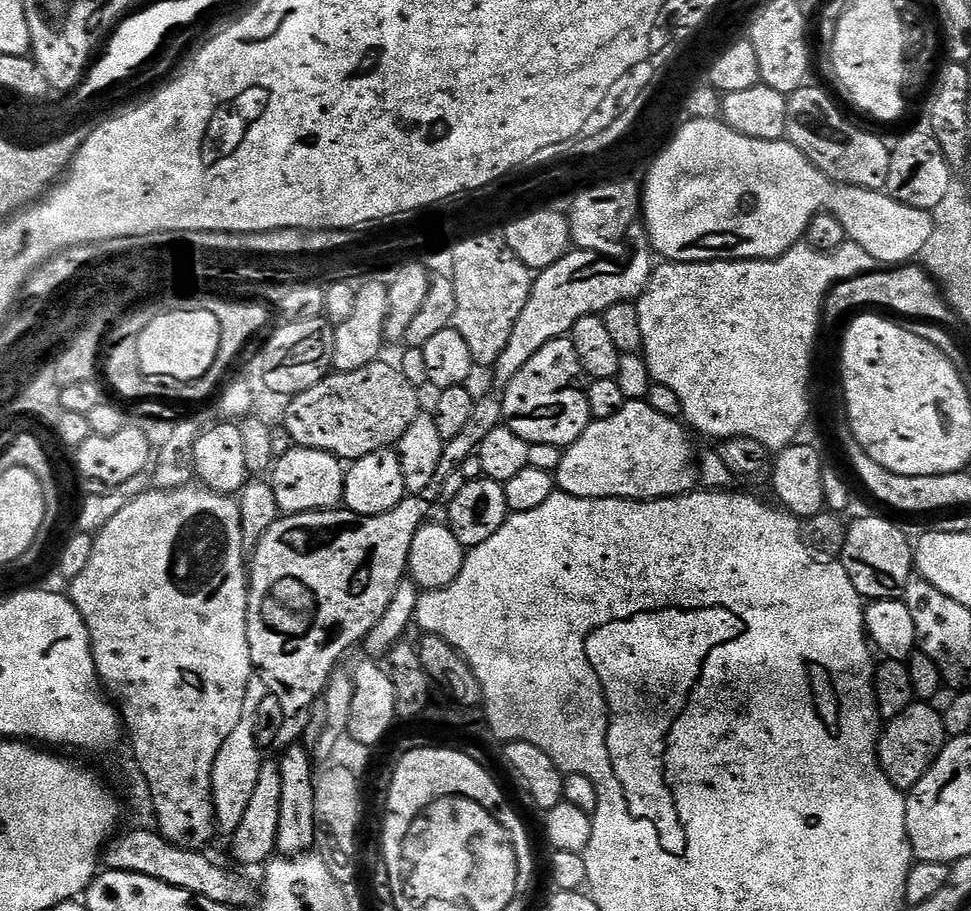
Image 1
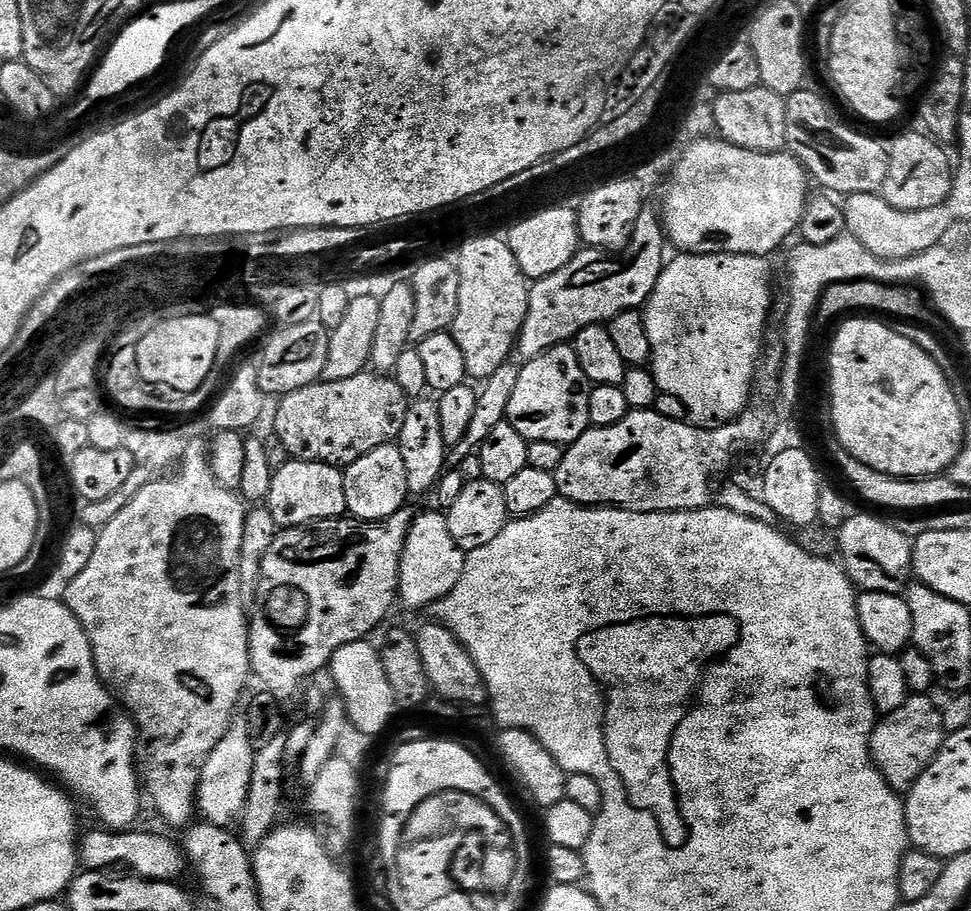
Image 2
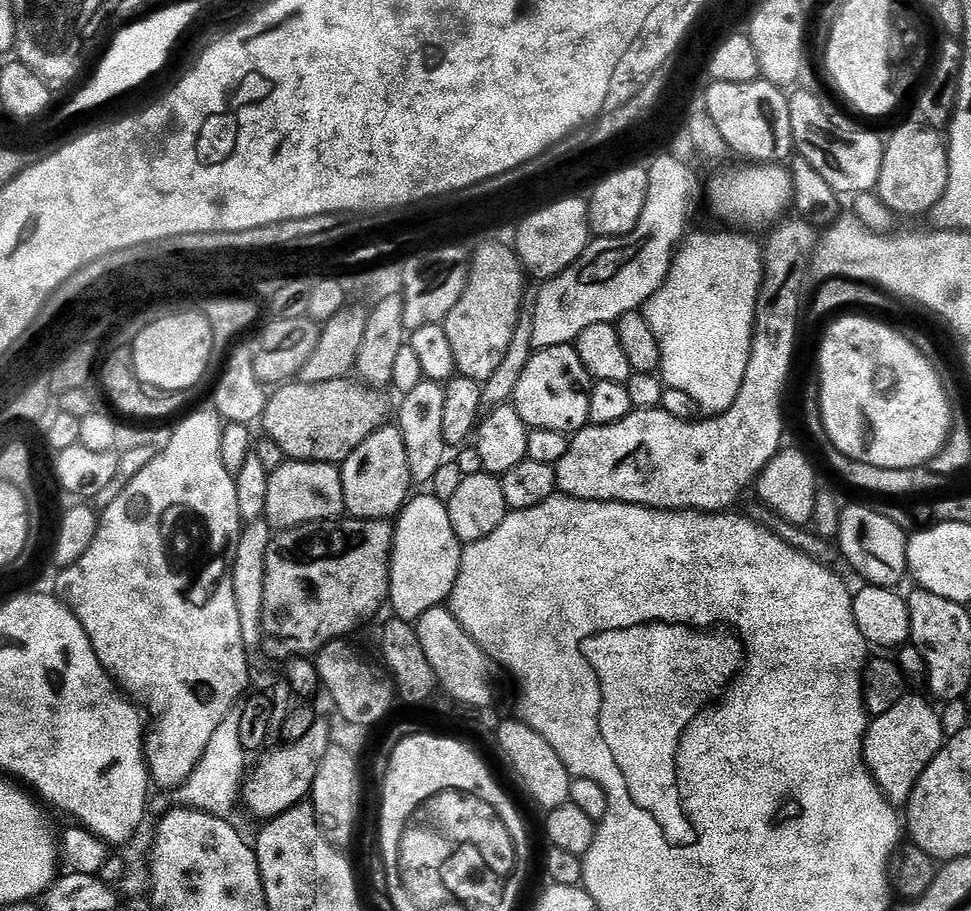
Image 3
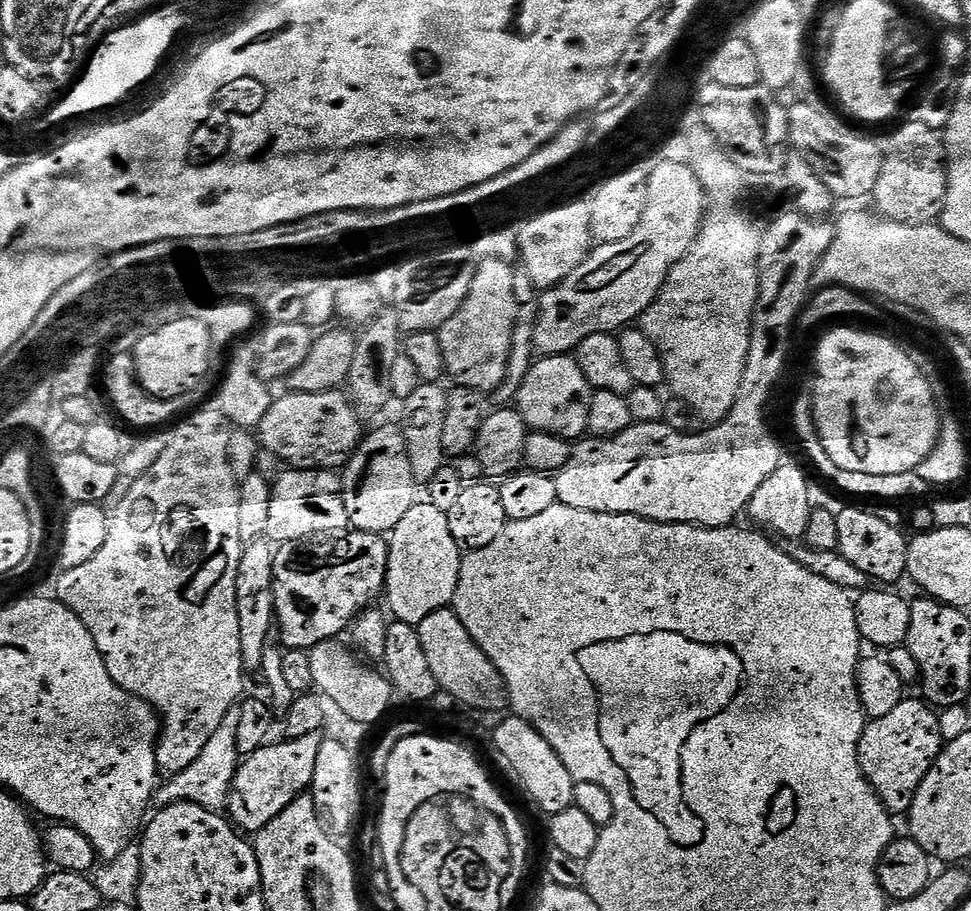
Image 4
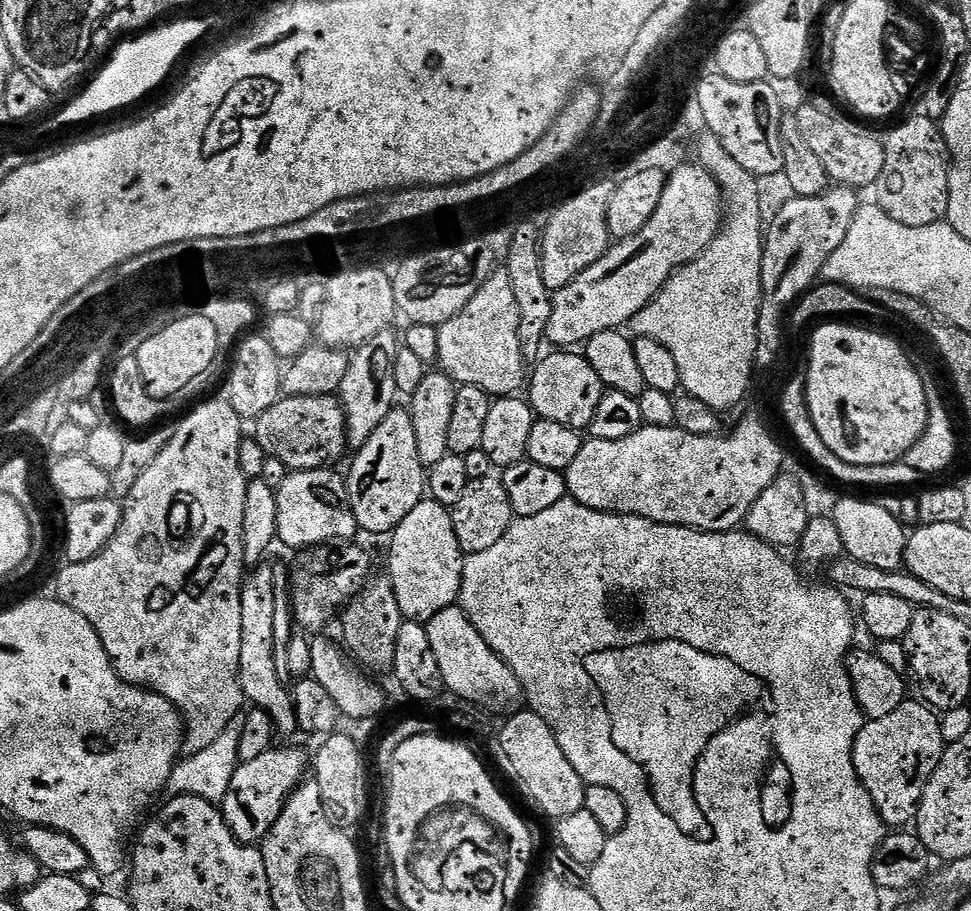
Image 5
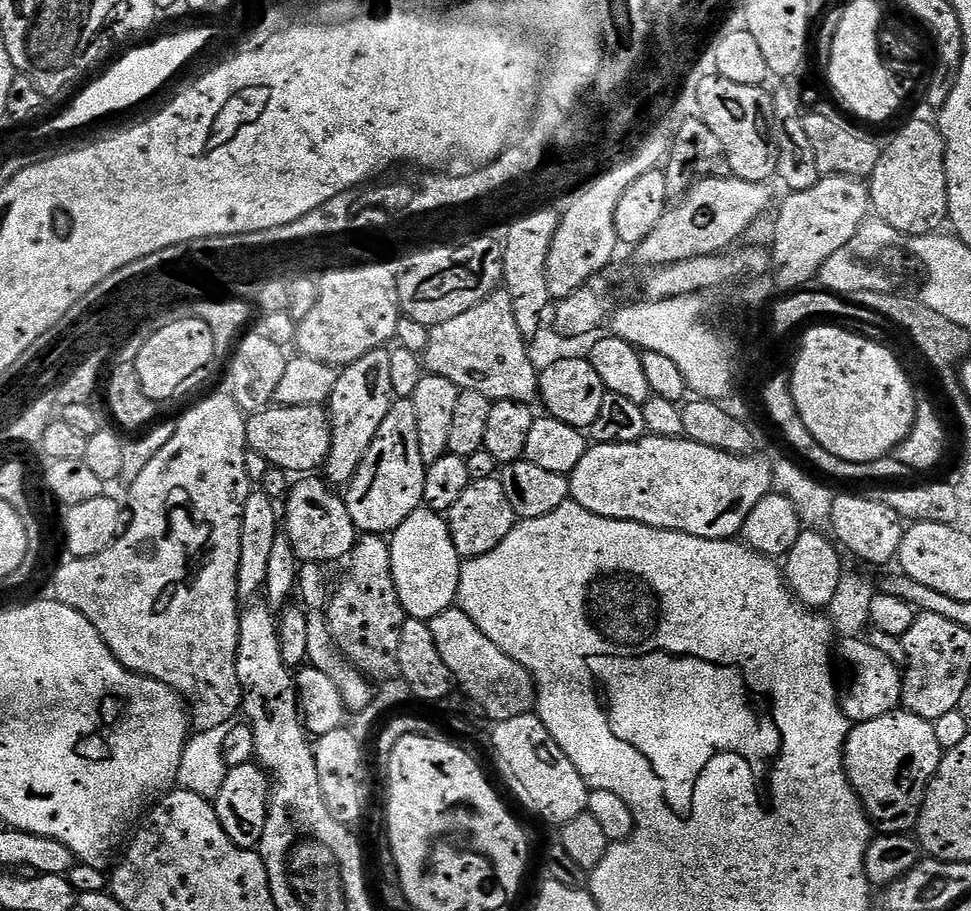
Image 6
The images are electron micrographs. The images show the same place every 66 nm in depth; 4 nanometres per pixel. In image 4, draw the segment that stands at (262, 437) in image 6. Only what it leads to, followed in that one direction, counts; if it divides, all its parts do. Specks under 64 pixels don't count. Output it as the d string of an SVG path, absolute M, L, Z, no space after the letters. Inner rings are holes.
M288 390L285 391L285 393L285 396L277 395L275 399L273 399L272 405L269 410L267 410L265 417L262 418L258 427L258 439L261 445L265 448L269 448L270 450L274 450L276 457L285 465L299 466L301 468L324 468L325 466L336 466L332 464L338 463L340 459L343 461L345 458L351 457L352 453L360 447L360 441L363 440L366 435L366 428L363 428L363 426L360 425L360 416L356 413L356 411L358 411L357 405L353 403L347 395L344 397L342 394L343 391L331 390L324 392L293 392Z

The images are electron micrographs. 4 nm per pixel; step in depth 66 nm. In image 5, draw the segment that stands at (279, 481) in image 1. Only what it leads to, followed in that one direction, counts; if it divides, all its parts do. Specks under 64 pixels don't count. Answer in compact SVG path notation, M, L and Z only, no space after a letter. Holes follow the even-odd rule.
M331 467L305 472L289 471L286 482L276 489L278 502L279 543L288 548L309 548L327 545L327 540L348 540L358 532L352 507L348 504L348 485L345 477Z

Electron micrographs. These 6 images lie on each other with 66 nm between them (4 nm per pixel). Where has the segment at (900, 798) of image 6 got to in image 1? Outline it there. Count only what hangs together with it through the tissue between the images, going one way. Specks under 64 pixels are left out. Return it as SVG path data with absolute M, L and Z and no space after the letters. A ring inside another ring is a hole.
M913 702L909 708L902 710L902 714L883 725L876 753L886 778L890 778L896 788L911 790L924 777L926 770L930 770L945 746L944 717L932 707L928 702Z

